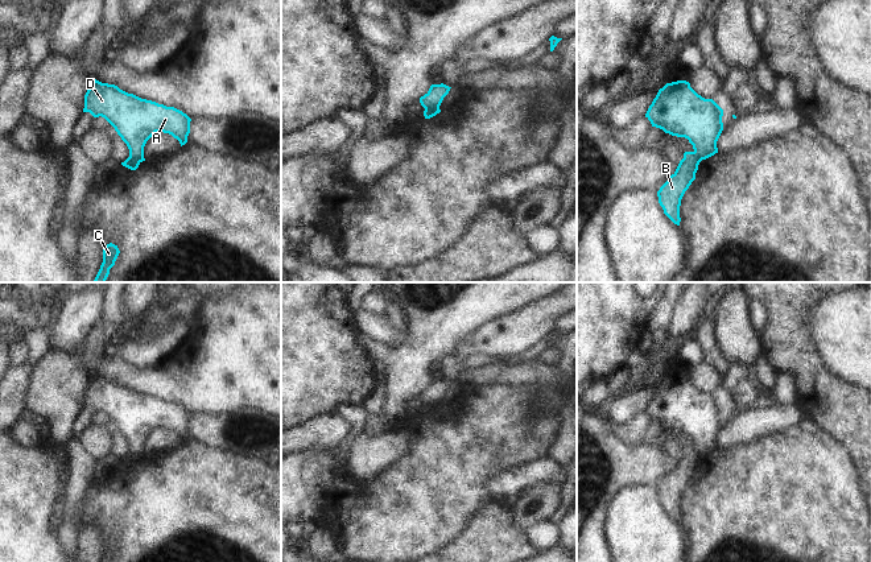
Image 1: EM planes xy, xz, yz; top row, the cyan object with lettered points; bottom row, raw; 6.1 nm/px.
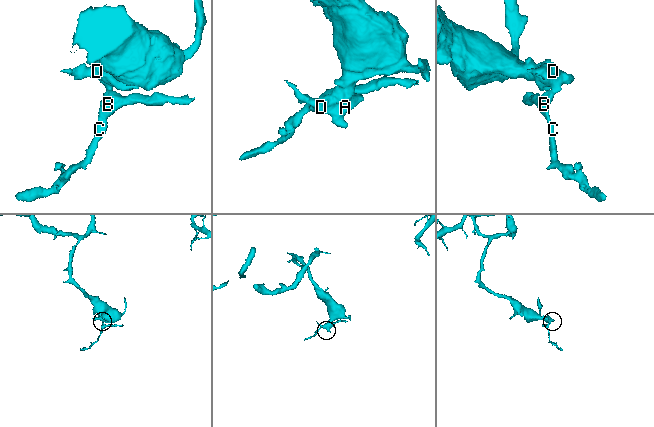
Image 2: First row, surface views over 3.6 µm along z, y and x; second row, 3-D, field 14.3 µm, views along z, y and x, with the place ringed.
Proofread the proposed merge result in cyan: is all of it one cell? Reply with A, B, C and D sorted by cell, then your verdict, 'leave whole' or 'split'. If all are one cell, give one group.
A D / B C; split

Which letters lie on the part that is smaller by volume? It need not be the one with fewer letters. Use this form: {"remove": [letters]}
{"remove": ["B", "C"]}

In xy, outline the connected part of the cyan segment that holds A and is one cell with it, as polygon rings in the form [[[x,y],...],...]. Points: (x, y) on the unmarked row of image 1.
[[[92,375],[83,408],[104,413],[129,445],[129,453],[143,454],[146,437],[156,429],[172,430],[182,441],[187,438],[191,414],[174,402],[141,394],[115,380]]]

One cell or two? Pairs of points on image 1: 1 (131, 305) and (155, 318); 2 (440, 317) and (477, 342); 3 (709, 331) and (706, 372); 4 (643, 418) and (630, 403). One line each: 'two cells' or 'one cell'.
1: two cells
2: two cells
3: two cells
4: two cells

